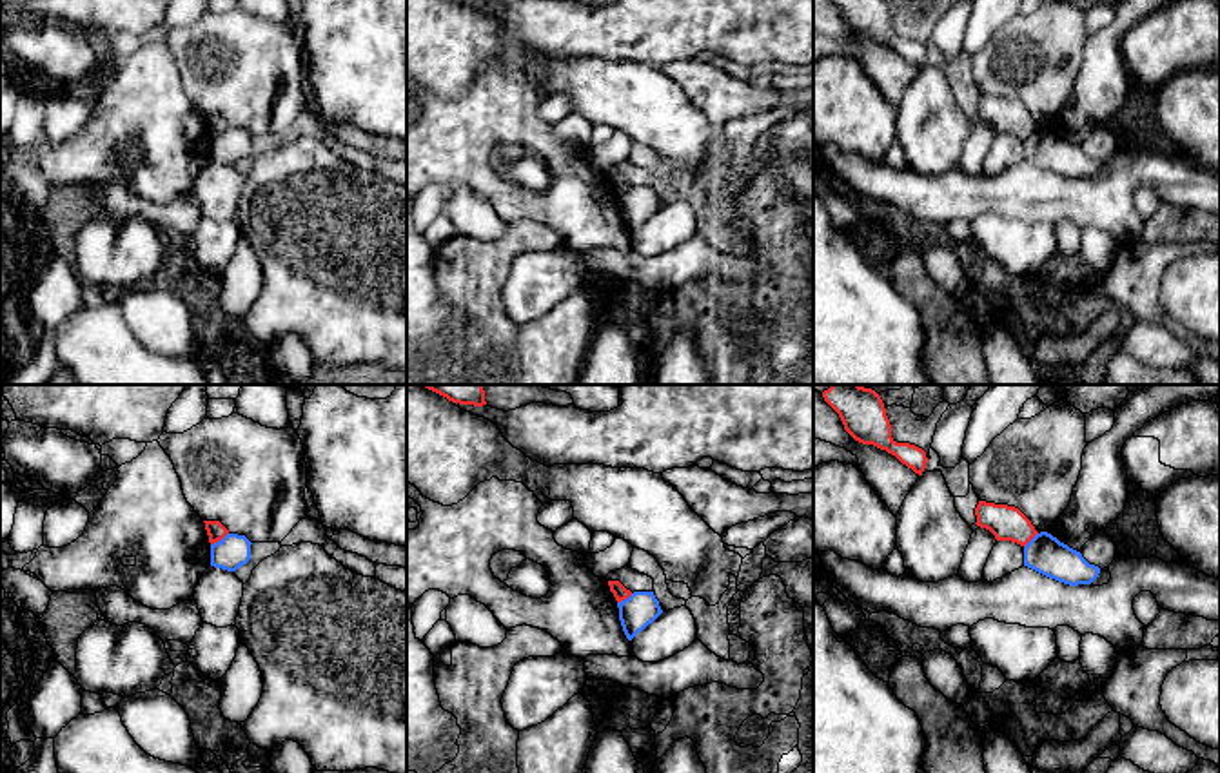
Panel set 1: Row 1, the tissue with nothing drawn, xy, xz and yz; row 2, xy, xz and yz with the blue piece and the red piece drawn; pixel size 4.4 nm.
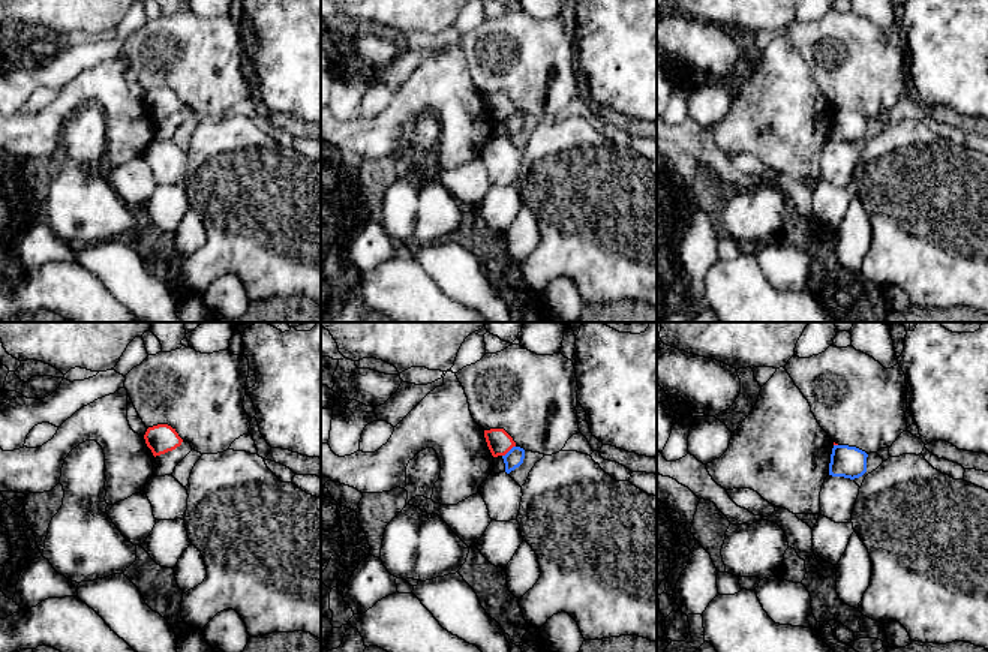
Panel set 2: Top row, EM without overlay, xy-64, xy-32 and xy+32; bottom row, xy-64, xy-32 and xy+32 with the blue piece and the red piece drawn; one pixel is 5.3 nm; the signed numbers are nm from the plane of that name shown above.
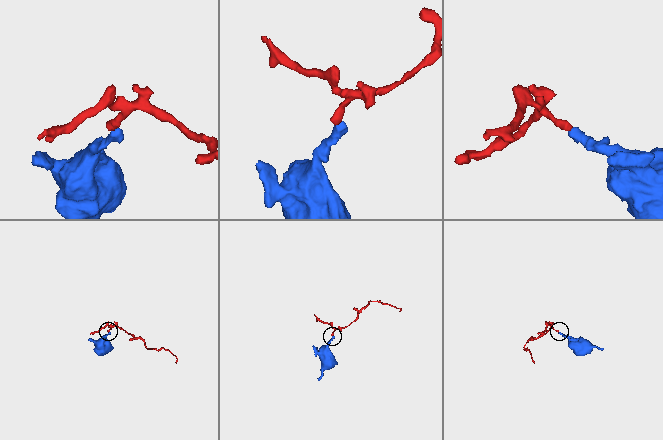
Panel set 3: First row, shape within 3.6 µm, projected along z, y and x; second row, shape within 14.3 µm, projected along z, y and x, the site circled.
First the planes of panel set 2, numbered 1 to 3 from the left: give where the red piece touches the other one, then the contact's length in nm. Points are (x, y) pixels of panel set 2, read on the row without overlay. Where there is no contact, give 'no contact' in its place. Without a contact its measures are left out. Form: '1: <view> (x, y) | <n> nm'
1: no contact
2: xy-32 (510, 114) | 90 nm
3: xy+32 (835, 110) | 30 nm

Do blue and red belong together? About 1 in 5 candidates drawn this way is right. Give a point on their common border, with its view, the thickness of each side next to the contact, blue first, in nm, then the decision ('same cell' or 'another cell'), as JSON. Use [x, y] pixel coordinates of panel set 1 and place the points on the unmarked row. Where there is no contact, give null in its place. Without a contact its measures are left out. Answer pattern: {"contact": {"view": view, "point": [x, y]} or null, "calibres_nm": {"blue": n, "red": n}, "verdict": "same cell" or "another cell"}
{"contact": {"view": "xy", "point": [218, 135]}, "calibres_nm": {"blue": 150, "red": 80}, "verdict": "another cell"}

